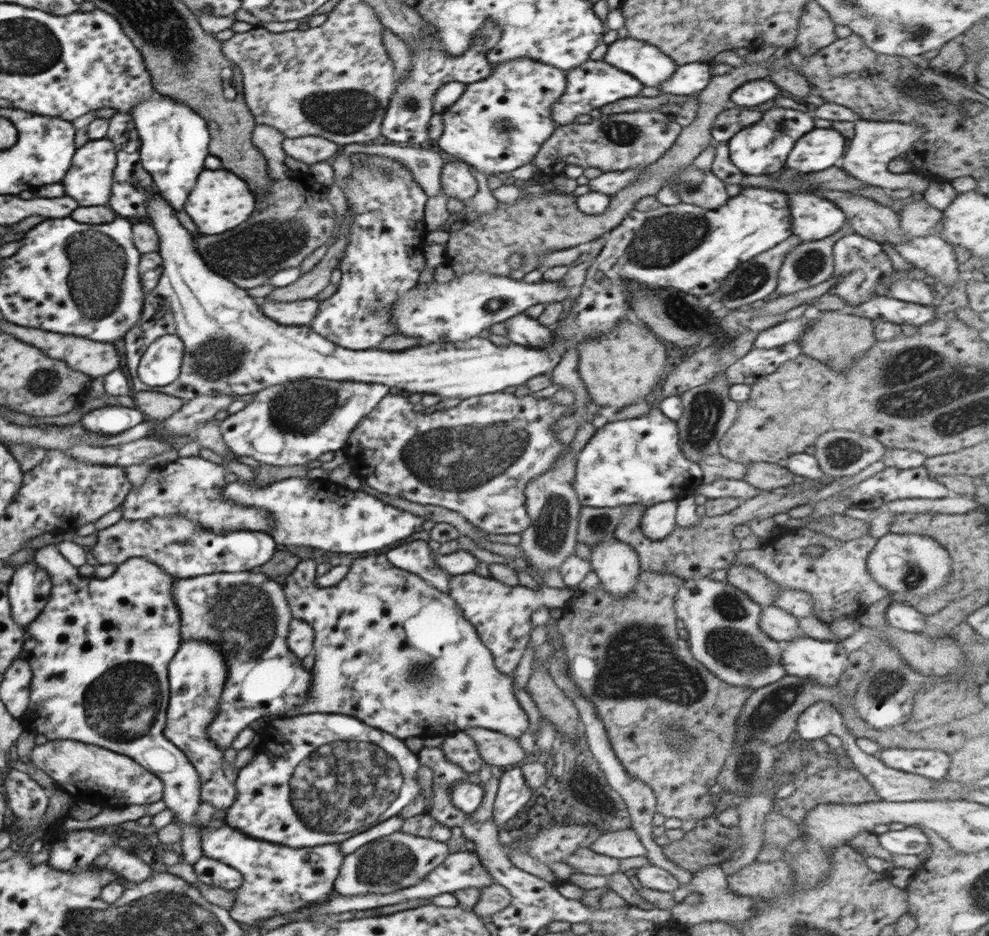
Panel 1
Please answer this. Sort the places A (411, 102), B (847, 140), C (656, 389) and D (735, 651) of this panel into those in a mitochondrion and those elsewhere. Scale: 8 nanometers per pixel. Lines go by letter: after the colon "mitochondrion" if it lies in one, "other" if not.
A: mitochondrion
B: other
C: other
D: mitochondrion

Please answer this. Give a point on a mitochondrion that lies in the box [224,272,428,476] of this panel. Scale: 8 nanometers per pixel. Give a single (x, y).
(303, 409)

